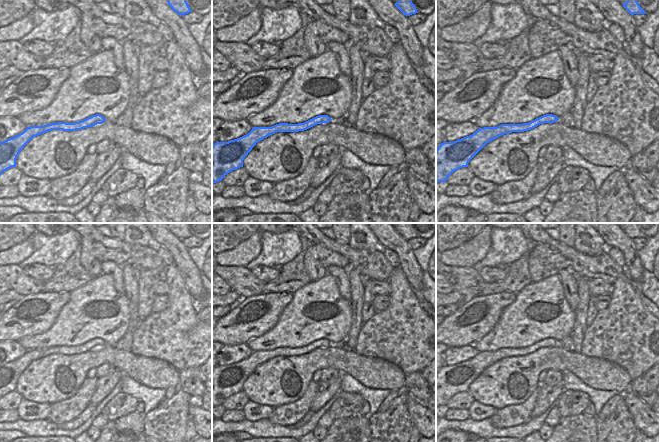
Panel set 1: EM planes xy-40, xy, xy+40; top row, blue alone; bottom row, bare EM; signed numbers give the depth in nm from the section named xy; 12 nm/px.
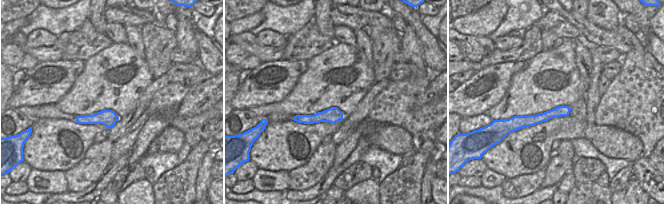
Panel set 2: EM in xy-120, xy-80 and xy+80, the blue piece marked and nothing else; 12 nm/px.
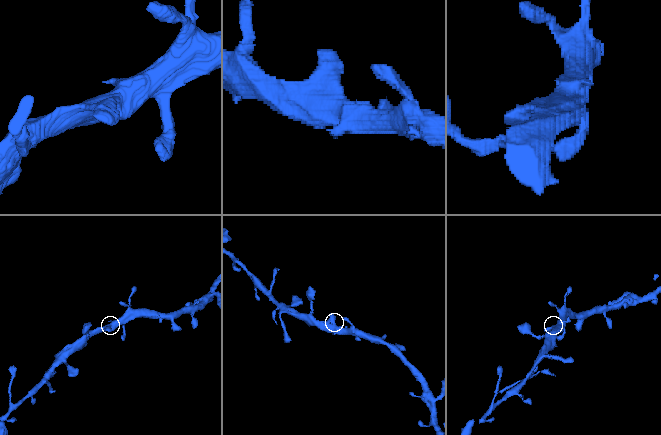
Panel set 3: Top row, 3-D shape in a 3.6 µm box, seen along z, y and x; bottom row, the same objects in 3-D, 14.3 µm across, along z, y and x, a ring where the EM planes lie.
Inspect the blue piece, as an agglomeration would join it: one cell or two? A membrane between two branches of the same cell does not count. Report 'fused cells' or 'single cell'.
single cell

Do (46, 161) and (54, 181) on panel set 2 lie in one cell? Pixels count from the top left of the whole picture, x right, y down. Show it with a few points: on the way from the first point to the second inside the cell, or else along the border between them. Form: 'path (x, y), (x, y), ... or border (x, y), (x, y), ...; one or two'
border (32, 167), (38, 170), (64, 171); two

